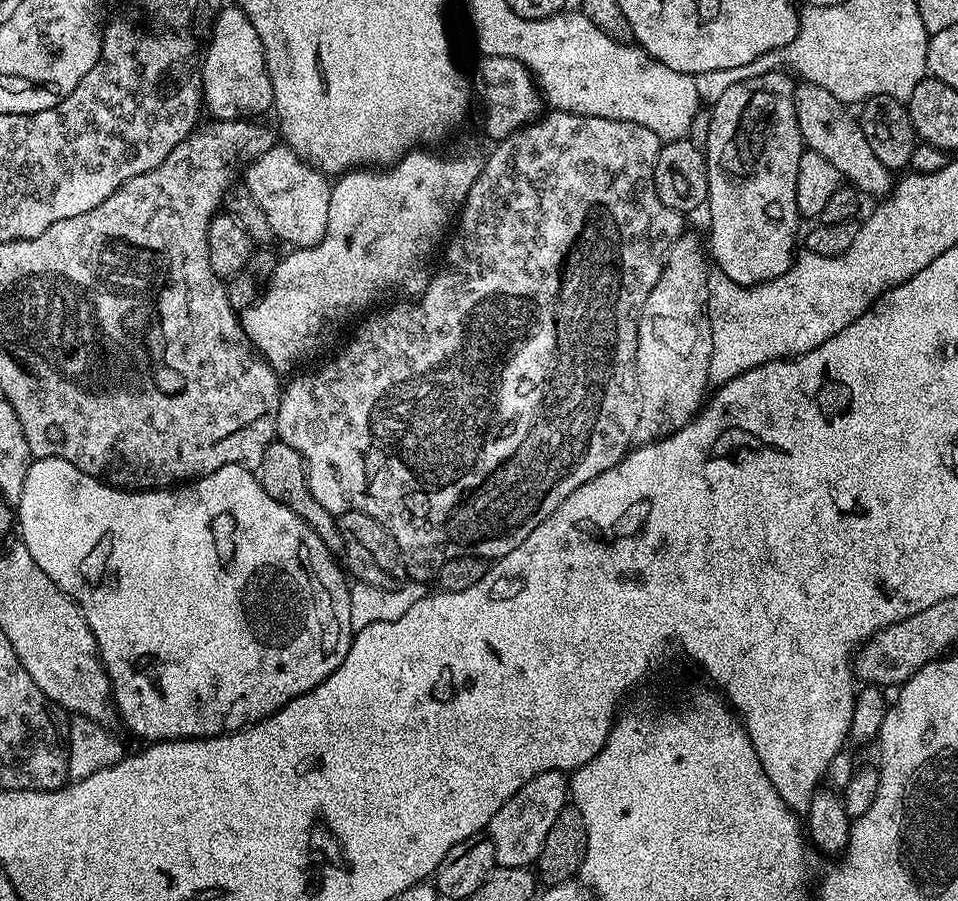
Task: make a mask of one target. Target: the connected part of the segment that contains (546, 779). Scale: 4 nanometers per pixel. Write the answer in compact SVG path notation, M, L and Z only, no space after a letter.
M543 772L510 797L494 814L488 823L486 835L494 842L496 863L501 868L526 868L535 865L540 856L542 842L546 842L546 834L550 834L550 826L554 826L554 818L569 803L570 780L562 772Z

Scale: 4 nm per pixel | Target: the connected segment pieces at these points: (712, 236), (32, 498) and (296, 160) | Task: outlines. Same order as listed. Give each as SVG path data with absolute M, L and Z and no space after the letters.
M784 70L776 71L780 72L764 72L761 76L752 76L749 80L740 80L737 84L730 85L717 98L716 105L711 105L710 108L712 117L706 145L706 209L708 208L709 216L706 248L710 253L711 263L720 267L717 268L719 275L745 286L764 284L786 274L794 263L798 233L801 231L802 217L796 201L796 187L798 162L806 145L796 121L794 83L788 77L791 75Z
M62 458L33 459L26 470L18 507L19 539L26 550L30 550L30 558L34 558L44 573L82 610L96 639L100 661L112 681L115 711L124 719L125 726L144 742L221 736L256 724L286 706L295 696L314 690L314 686L338 670L350 650L354 633L350 626L350 584L344 581L345 569L332 561L334 554L326 542L322 542L294 510L270 498L270 494L262 490L255 471L242 464L222 466L222 470L214 470L171 490L125 490L105 484L103 479L85 476L78 466Z
M274 146L263 152L243 169L242 184L254 202L262 206L262 214L266 214L266 222L270 222L277 241L285 240L288 246L309 248L326 234L328 218L332 215L329 181L320 169L301 160L291 148Z

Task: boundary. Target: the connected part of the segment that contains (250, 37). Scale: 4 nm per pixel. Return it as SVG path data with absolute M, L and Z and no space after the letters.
M235 4L221 7L213 19L211 42L202 74L202 96L215 119L252 118L273 107L273 84L269 77L267 56L253 23Z

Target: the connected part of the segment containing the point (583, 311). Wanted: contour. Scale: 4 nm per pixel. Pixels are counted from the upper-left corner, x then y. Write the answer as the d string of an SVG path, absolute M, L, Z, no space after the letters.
M555 110L541 115L539 120L533 120L525 128L520 128L514 134L510 134L504 140L499 141L493 147L496 149L489 154L488 160L486 156L483 161L478 178L474 182L474 186L470 186L470 194L465 198L464 206L458 213L458 223L455 225L455 228L457 226L456 237L453 240L451 237L447 241L446 247L443 249L443 252L445 251L444 261L441 262L440 269L437 272L435 269L434 275L429 279L428 289L411 302L404 302L408 304L400 304L397 308L388 308L385 312L373 311L368 314L373 314L373 316L365 315L359 321L361 324L356 328L356 337L325 368L320 368L317 372L308 372L305 376L293 375L291 377L293 380L289 384L287 381L283 385L280 393L276 435L282 442L286 442L286 446L294 446L294 450L298 450L298 454L302 454L304 466L308 469L310 494L314 494L314 498L318 498L318 502L322 502L322 506L326 506L326 510L330 510L333 514L361 512L374 517L391 536L395 537L400 552L404 555L404 567L407 575L413 581L428 582L431 576L433 579L439 573L441 566L450 558L458 558L459 556L499 558L510 554L510 550L518 547L526 538L526 534L530 534L530 530L534 530L534 526L538 526L538 522L542 522L550 514L554 514L554 510L558 510L558 506L562 502L562 498L566 498L566 494L574 494L574 490L578 490L578 486L598 478L598 474L602 474L614 465L619 464L633 447L638 430L638 414L640 413L640 391L636 388L636 351L638 350L640 311L646 302L646 298L650 298L650 290L654 290L654 286L662 274L664 253L686 231L685 217L674 211L670 206L666 206L662 202L662 198L658 198L656 193L654 170L661 147L662 142L658 138L658 134L654 134L654 130L646 130L646 126L638 126L638 122L594 118L593 116L583 116L573 112L557 112Z

